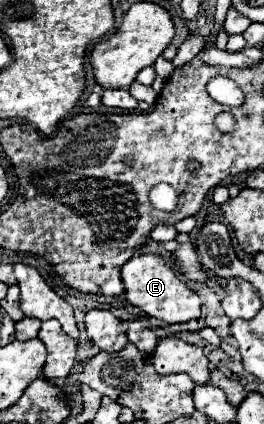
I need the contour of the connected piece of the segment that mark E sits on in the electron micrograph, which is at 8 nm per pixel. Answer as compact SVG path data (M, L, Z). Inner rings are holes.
M134 254L122 266L122 282L128 302L142 308L148 316L154 316L168 324L200 318L198 292L192 290L186 282L182 282L178 274L172 270L172 266L160 254Z

